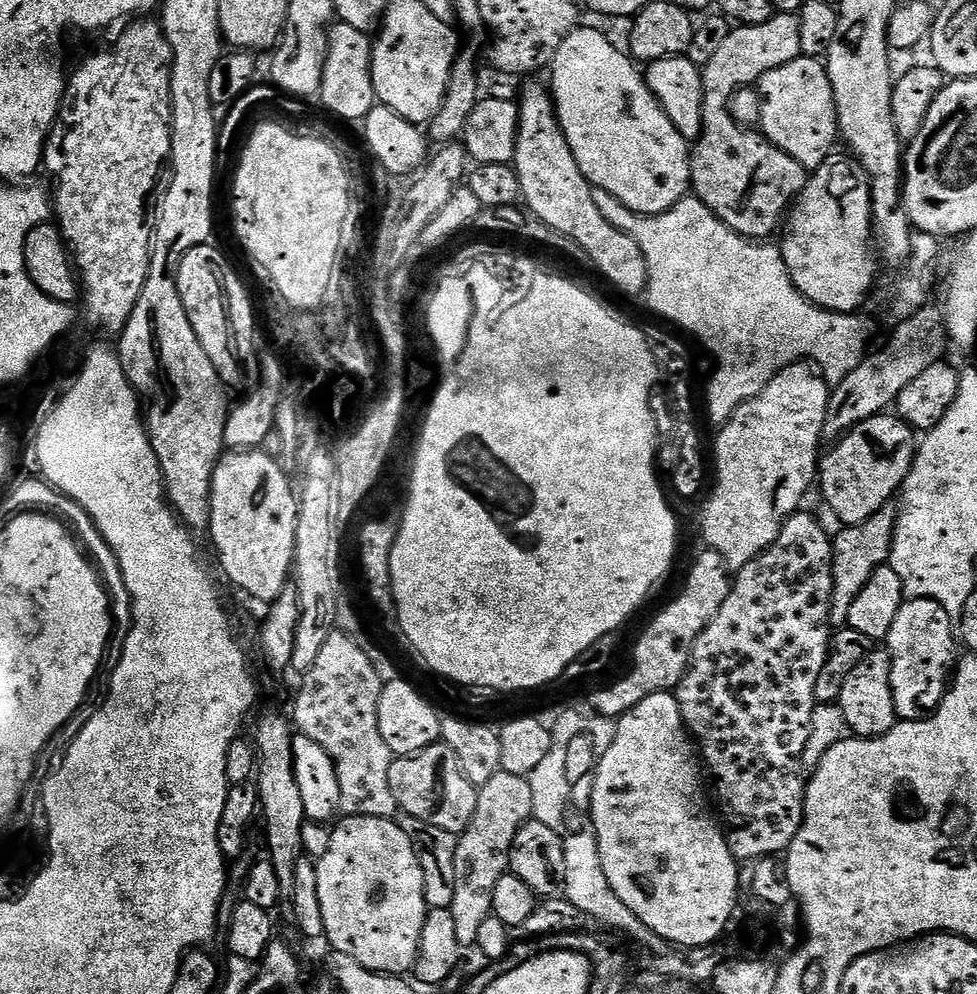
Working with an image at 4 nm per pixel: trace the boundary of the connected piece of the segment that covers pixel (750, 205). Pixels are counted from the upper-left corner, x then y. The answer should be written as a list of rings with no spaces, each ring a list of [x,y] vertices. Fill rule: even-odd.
[[[781,12],[773,14],[770,22],[733,27],[726,43],[702,68],[702,130],[690,148],[691,191],[730,230],[753,242],[767,241],[779,224],[781,227],[790,205],[806,186],[810,172],[769,142],[763,131],[743,128],[732,117],[728,103],[743,84],[755,85],[770,70],[786,66],[786,62],[800,55],[799,15]]]

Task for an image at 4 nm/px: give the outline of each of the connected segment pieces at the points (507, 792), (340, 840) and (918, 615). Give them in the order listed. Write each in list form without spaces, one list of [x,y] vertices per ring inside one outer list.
[[[499,771],[490,782],[479,785],[474,818],[468,829],[459,833],[454,854],[454,930],[461,946],[475,945],[482,922],[492,915],[494,886],[509,871],[510,850],[518,830],[533,815],[529,777]]]
[[[344,816],[341,819],[340,825],[335,825],[332,828],[332,837],[330,838],[330,850],[326,850],[326,854],[324,856],[319,857],[316,869],[318,870],[318,902],[322,902],[322,918],[324,919],[324,934],[327,940],[327,943],[332,943],[331,946],[335,951],[341,952],[342,954],[346,954],[350,958],[354,958],[358,961],[362,966],[366,966],[371,972],[382,972],[385,974],[408,974],[413,971],[416,967],[416,959],[418,958],[418,954],[420,953],[420,939],[422,938],[422,926],[426,922],[426,918],[429,914],[429,906],[426,902],[426,898],[424,897],[424,879],[422,878],[422,866],[418,862],[418,858],[416,857],[416,851],[414,850],[414,846],[412,845],[412,839],[408,837],[408,835],[400,829],[399,823],[395,819],[391,820],[383,820],[382,818],[370,818],[369,816]]]
[[[905,599],[898,610],[898,618],[890,626],[886,650],[892,656],[890,686],[900,720],[922,720],[932,715],[942,702],[958,663],[958,632],[952,628],[955,627],[950,614],[937,600]]]

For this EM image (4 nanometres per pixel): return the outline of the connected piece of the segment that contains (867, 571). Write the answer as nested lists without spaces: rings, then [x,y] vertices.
[[[886,506],[882,510],[878,510],[878,514],[870,514],[870,518],[866,518],[866,522],[849,524],[841,527],[840,533],[835,533],[832,553],[834,594],[830,602],[830,618],[833,625],[847,625],[850,606],[854,603],[854,598],[858,598],[858,594],[862,594],[862,586],[866,586],[866,582],[870,582],[870,574],[874,574],[874,570],[888,564],[892,553],[897,515],[895,507]]]

